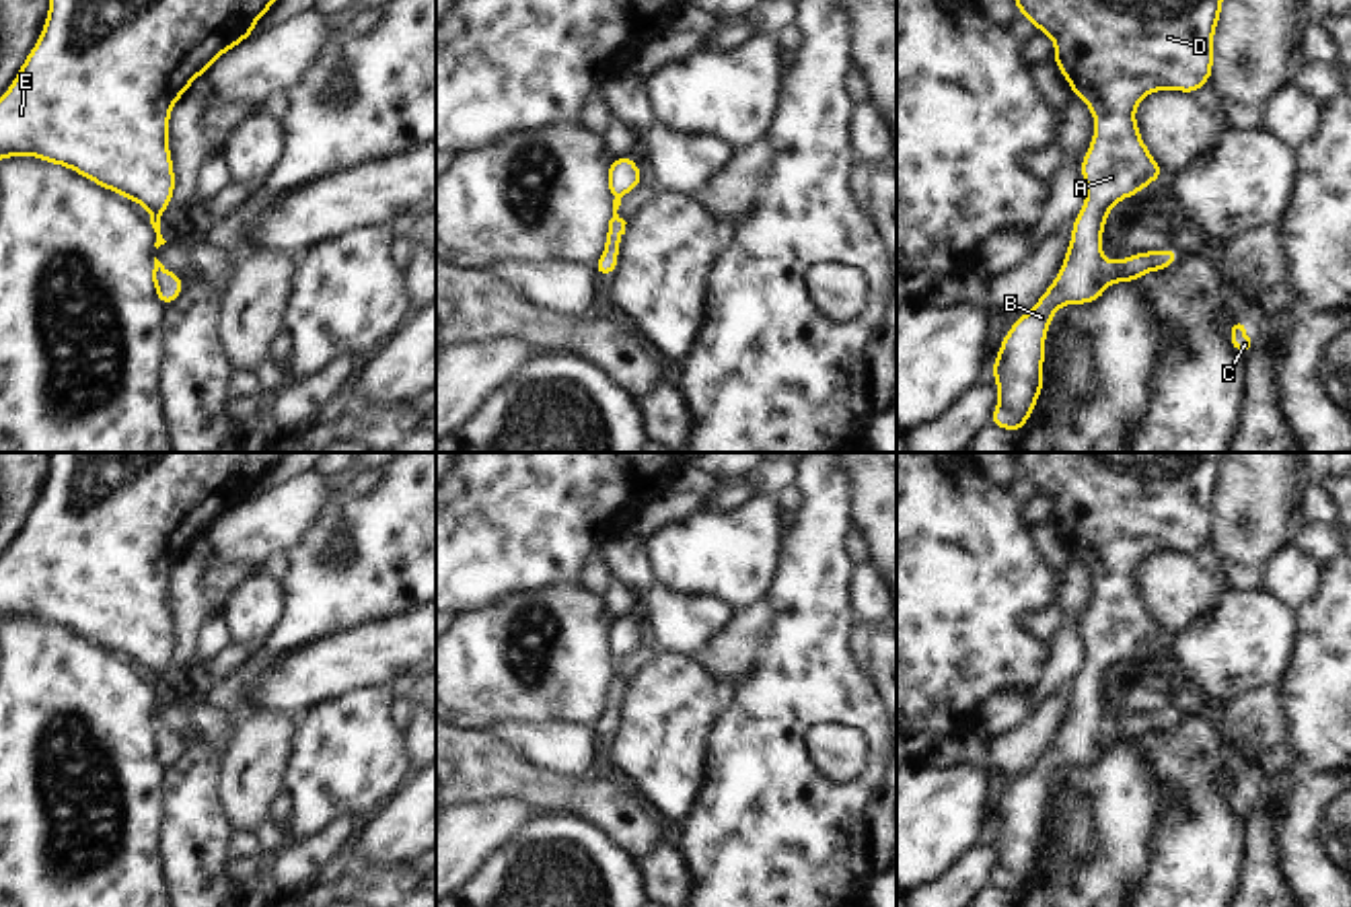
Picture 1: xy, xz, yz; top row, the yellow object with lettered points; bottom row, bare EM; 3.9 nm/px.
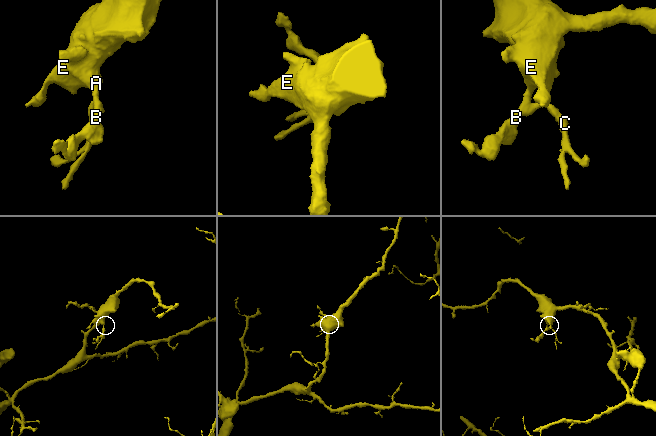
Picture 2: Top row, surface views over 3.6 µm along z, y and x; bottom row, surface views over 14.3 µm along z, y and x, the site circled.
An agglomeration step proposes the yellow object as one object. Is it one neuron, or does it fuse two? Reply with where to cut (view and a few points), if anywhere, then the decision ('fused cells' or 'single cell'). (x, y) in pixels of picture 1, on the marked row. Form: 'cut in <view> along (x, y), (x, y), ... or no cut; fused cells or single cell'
no cut; single cell

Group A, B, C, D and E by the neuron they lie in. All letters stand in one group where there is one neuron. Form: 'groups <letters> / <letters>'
groups A B C D E

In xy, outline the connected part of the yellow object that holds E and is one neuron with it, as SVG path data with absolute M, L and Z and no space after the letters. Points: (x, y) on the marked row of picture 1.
M49 0L49 10L37 43L27 53L12 84L0 95L0 160L10 156L35 156L41 162L66 167L99 187L109 189L132 204L144 206L150 214L150 224L156 232L154 247L158 249L167 243L160 234L160 216L173 204L173 191L177 185L173 154L169 150L169 121L173 105L218 58L249 39L259 19L276 2L278 0Z

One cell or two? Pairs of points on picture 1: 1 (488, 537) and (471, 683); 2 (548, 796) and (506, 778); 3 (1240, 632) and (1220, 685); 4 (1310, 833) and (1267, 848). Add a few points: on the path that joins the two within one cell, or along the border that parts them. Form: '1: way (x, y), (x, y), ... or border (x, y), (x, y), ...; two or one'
1: border (525, 591), (515, 591), (490, 605), (457, 613); two
2: way (537, 788), (517, 780); one
3: way (1238, 644), (1222, 661), (1222, 673); one
4: border (1290, 796), (1282, 805), (1282, 866), (1292, 885); two

